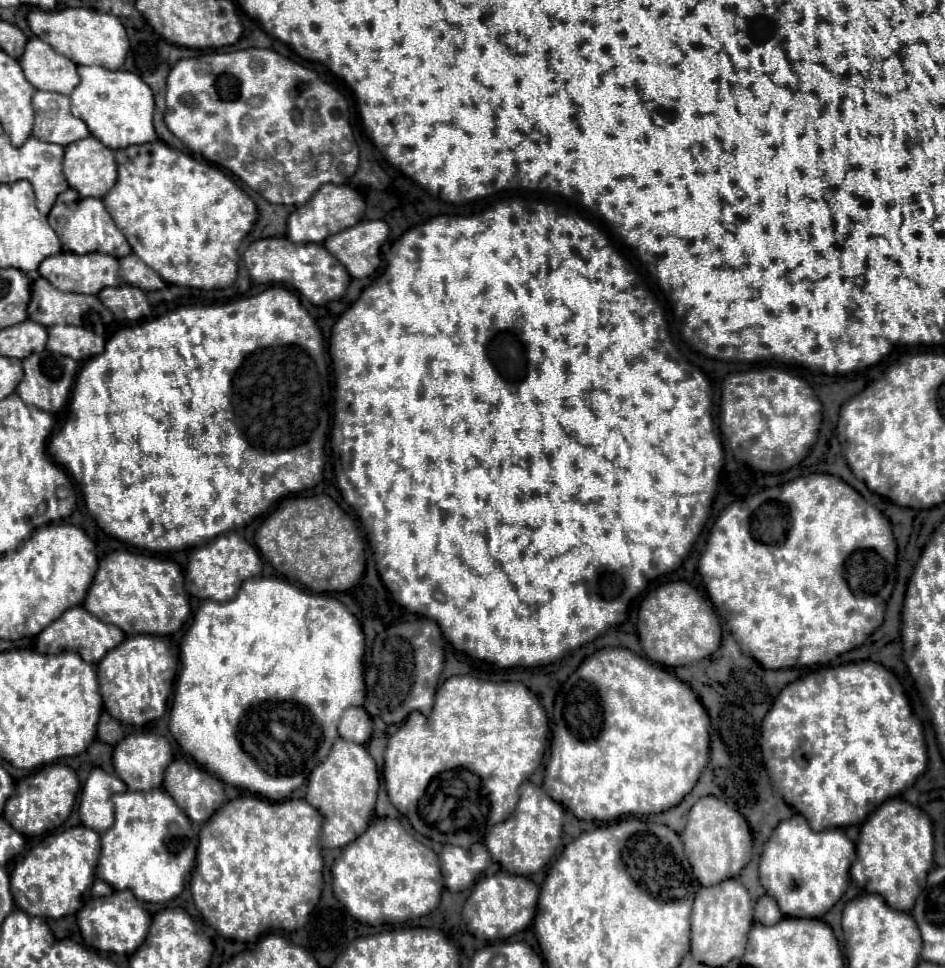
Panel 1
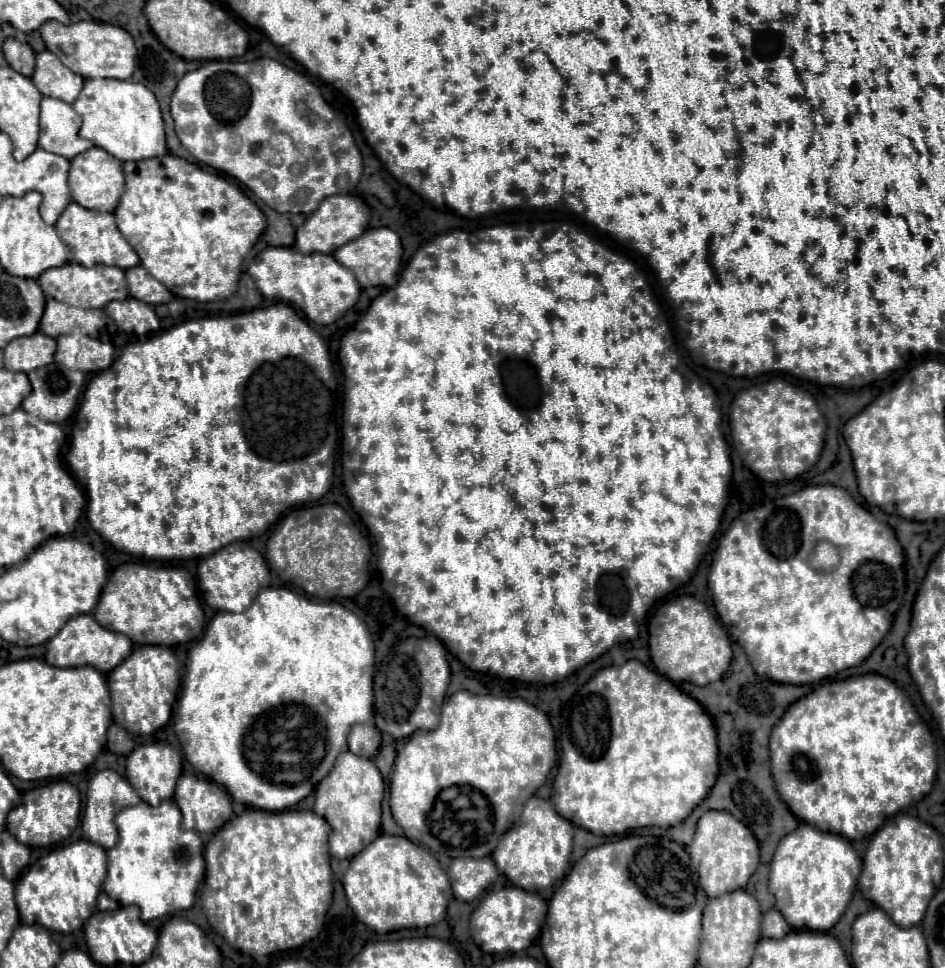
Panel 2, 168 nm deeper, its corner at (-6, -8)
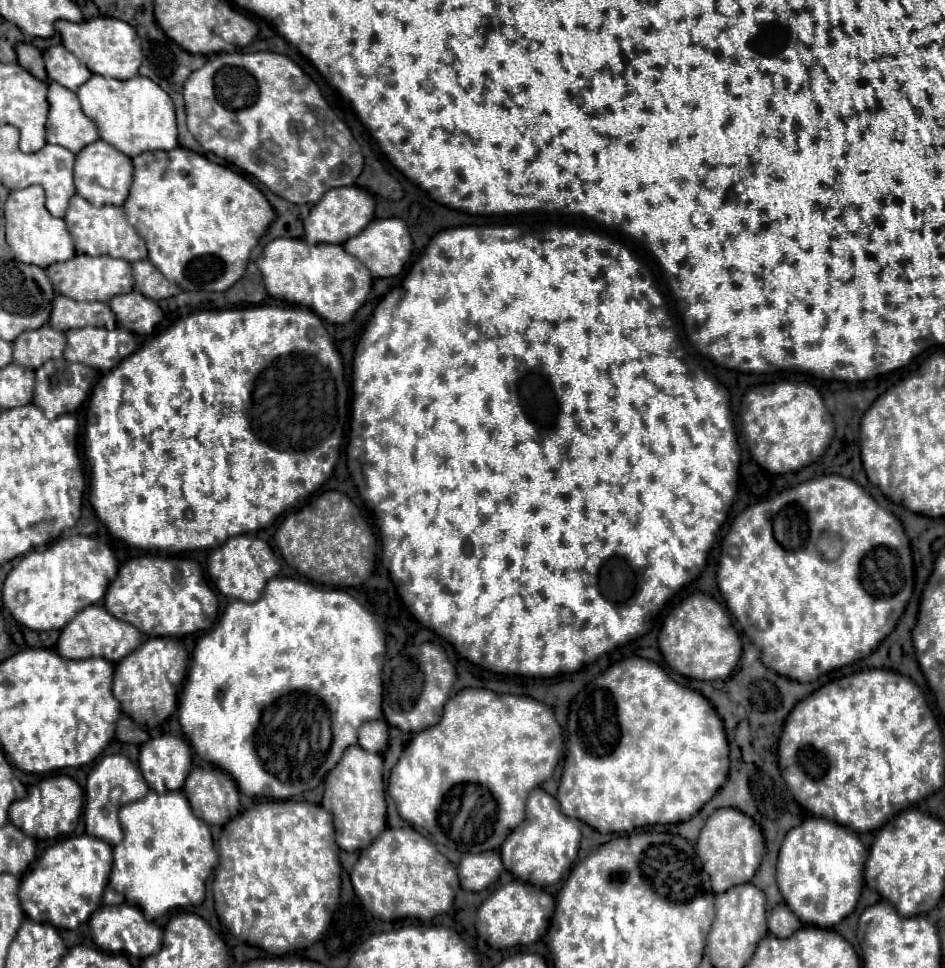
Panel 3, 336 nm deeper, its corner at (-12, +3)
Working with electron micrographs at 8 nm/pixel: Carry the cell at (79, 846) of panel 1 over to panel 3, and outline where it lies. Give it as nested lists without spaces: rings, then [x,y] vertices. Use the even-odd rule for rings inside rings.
[[[82,834],[70,836],[50,846],[42,858],[22,876],[20,903],[26,916],[56,928],[74,930],[86,922],[102,904],[102,894],[112,870],[112,846],[100,838]]]

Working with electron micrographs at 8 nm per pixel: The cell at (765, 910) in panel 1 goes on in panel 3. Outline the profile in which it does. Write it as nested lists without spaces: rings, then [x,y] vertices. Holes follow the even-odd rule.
[[[778,904],[774,906],[774,910],[770,912],[768,918],[768,932],[780,938],[788,938],[792,936],[792,932],[800,930],[802,922],[794,916],[794,912],[786,906],[786,904]]]

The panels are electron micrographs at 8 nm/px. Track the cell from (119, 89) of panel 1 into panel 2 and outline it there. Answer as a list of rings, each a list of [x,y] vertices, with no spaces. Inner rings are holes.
[[[88,79],[72,107],[82,117],[80,135],[84,139],[90,139],[96,147],[108,151],[122,163],[162,157],[168,153],[160,105],[154,93],[140,83],[116,79]]]

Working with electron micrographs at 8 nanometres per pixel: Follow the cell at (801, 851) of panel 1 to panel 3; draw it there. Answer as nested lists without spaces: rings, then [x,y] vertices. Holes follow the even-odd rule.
[[[810,816],[800,826],[792,828],[778,852],[778,888],[784,902],[804,924],[832,928],[844,920],[856,906],[862,890],[862,872],[866,848],[858,834],[836,822]]]

